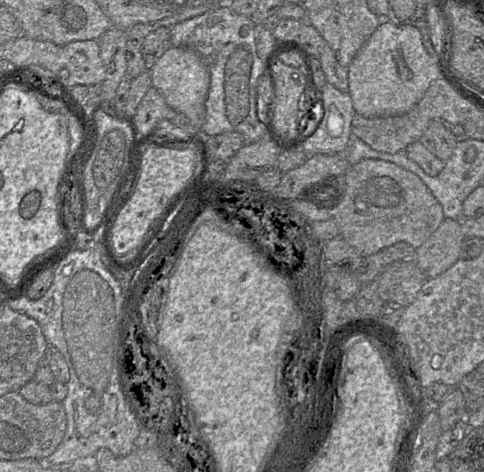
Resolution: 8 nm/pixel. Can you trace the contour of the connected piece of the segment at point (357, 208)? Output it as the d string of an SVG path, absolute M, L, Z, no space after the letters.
M363 159L351 165L336 185L333 220L342 237L361 257L368 257L398 242L420 247L445 219L443 208L424 182L394 163Z

